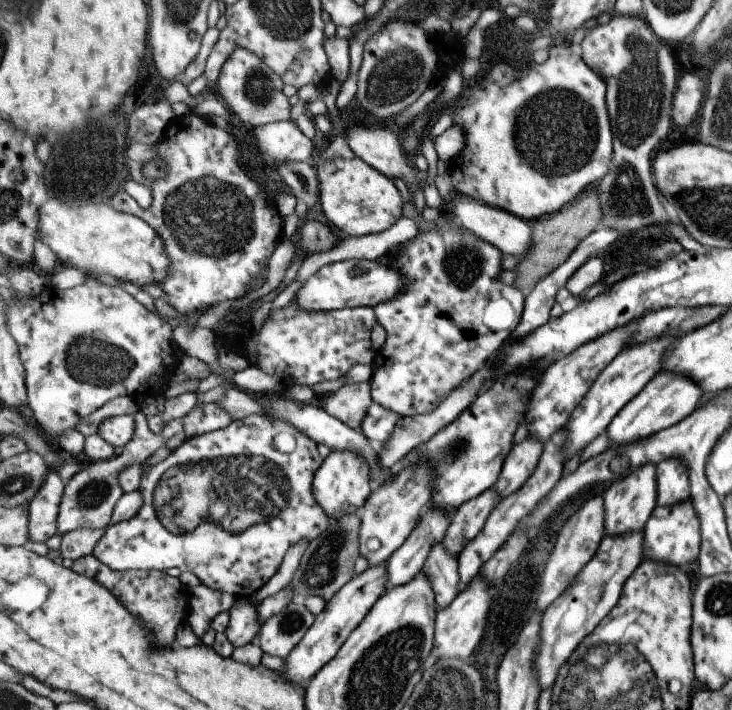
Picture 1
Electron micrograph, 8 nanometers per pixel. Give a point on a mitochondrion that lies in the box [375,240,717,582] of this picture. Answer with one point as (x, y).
(460, 445)

